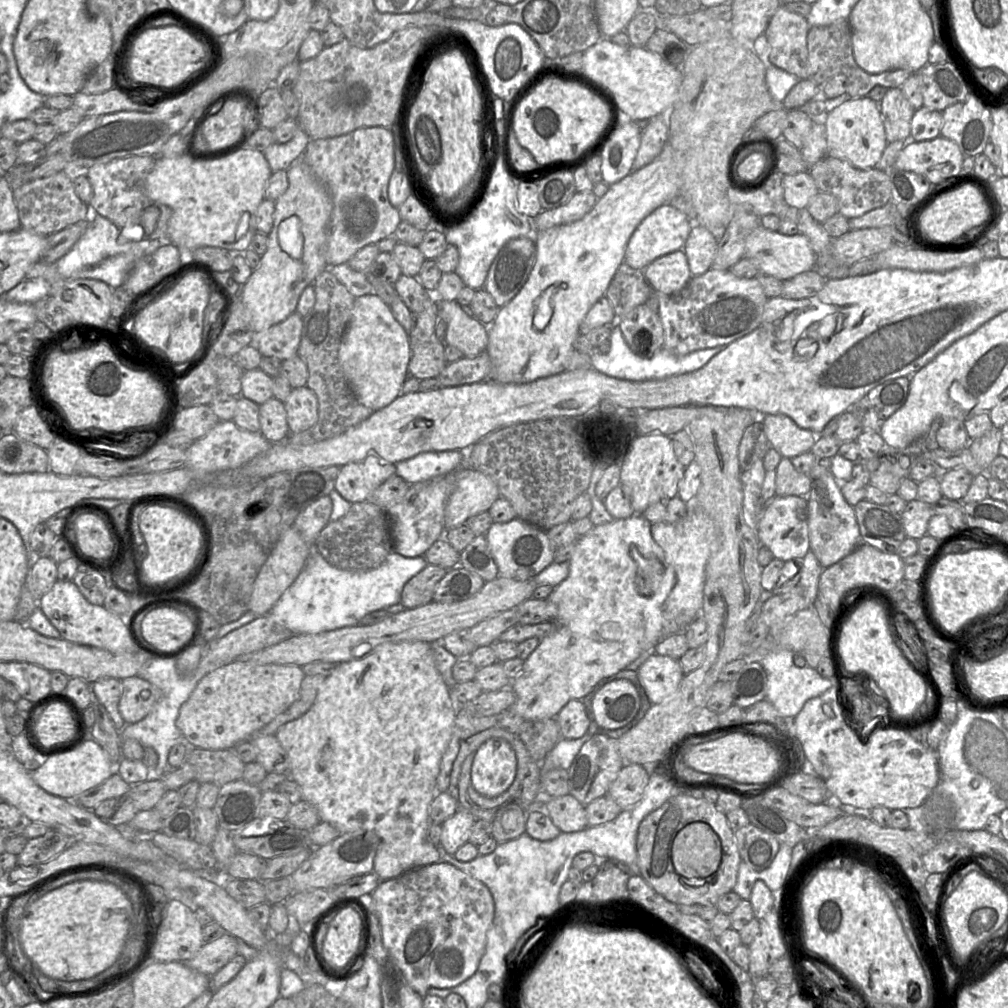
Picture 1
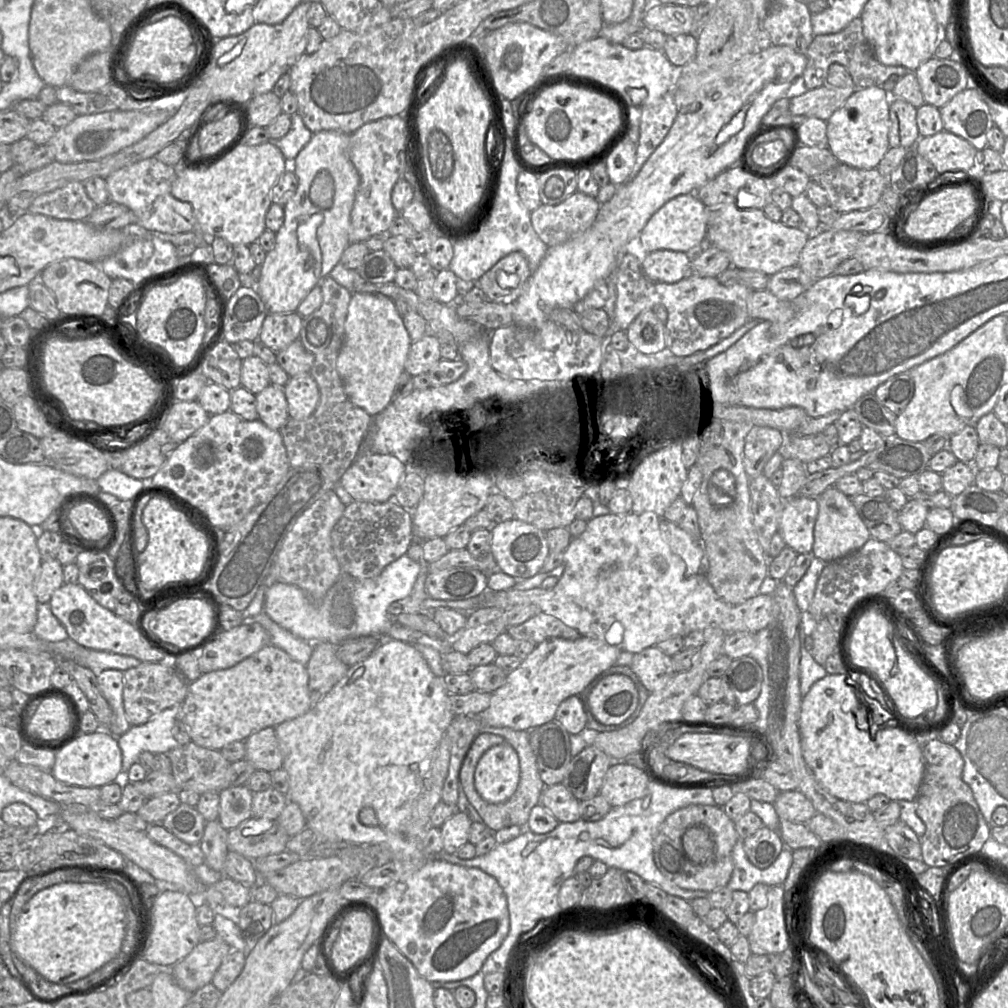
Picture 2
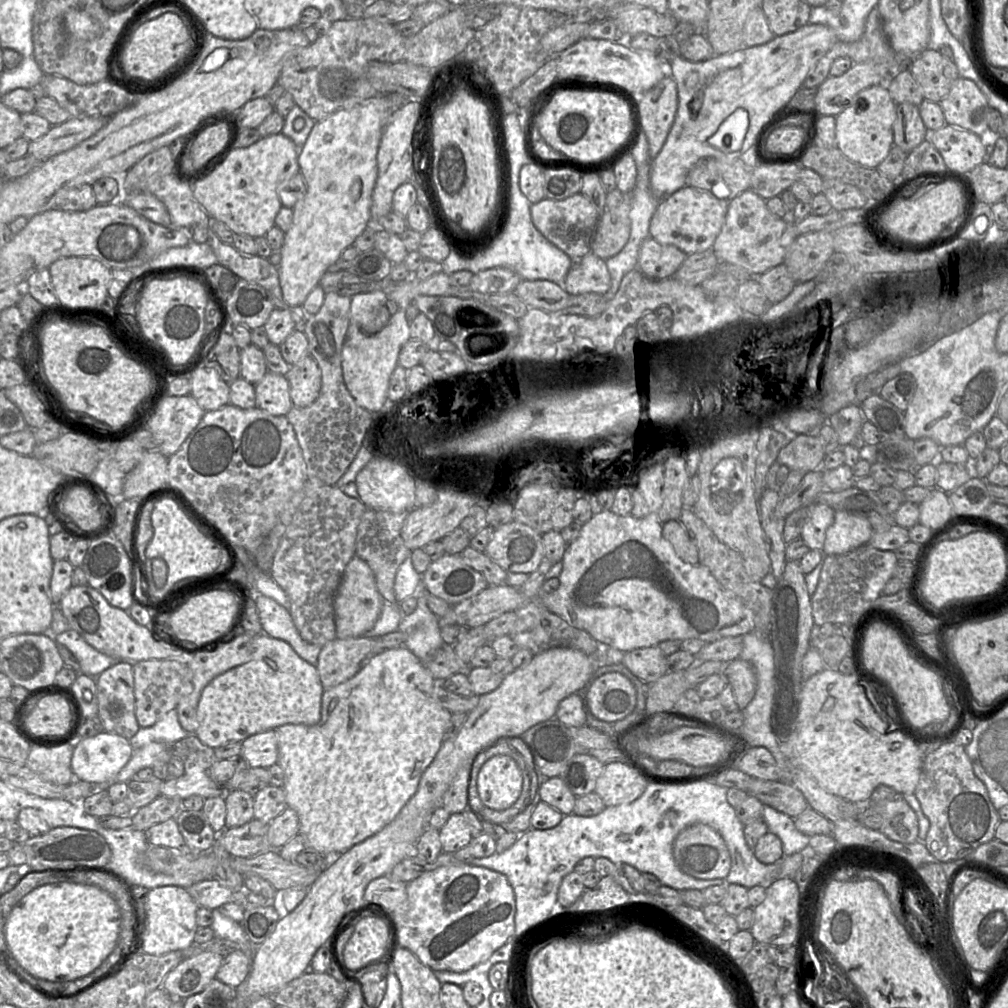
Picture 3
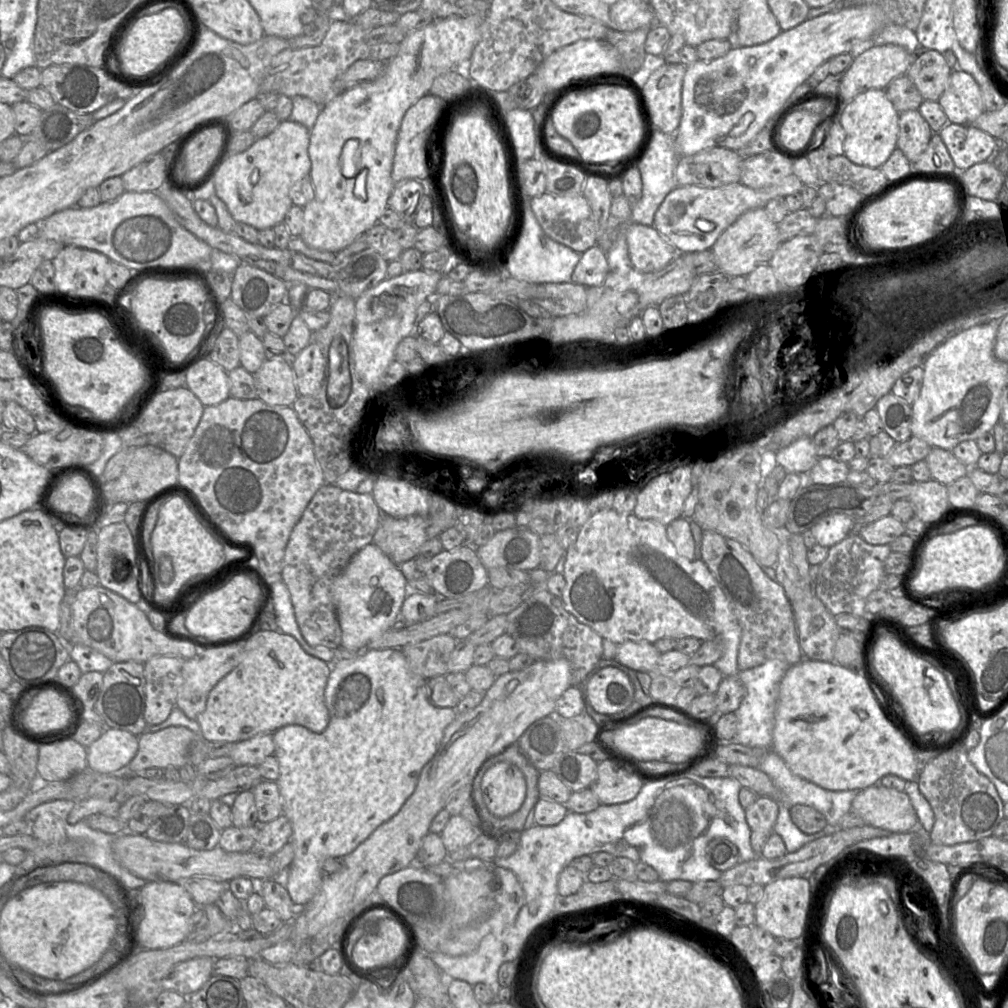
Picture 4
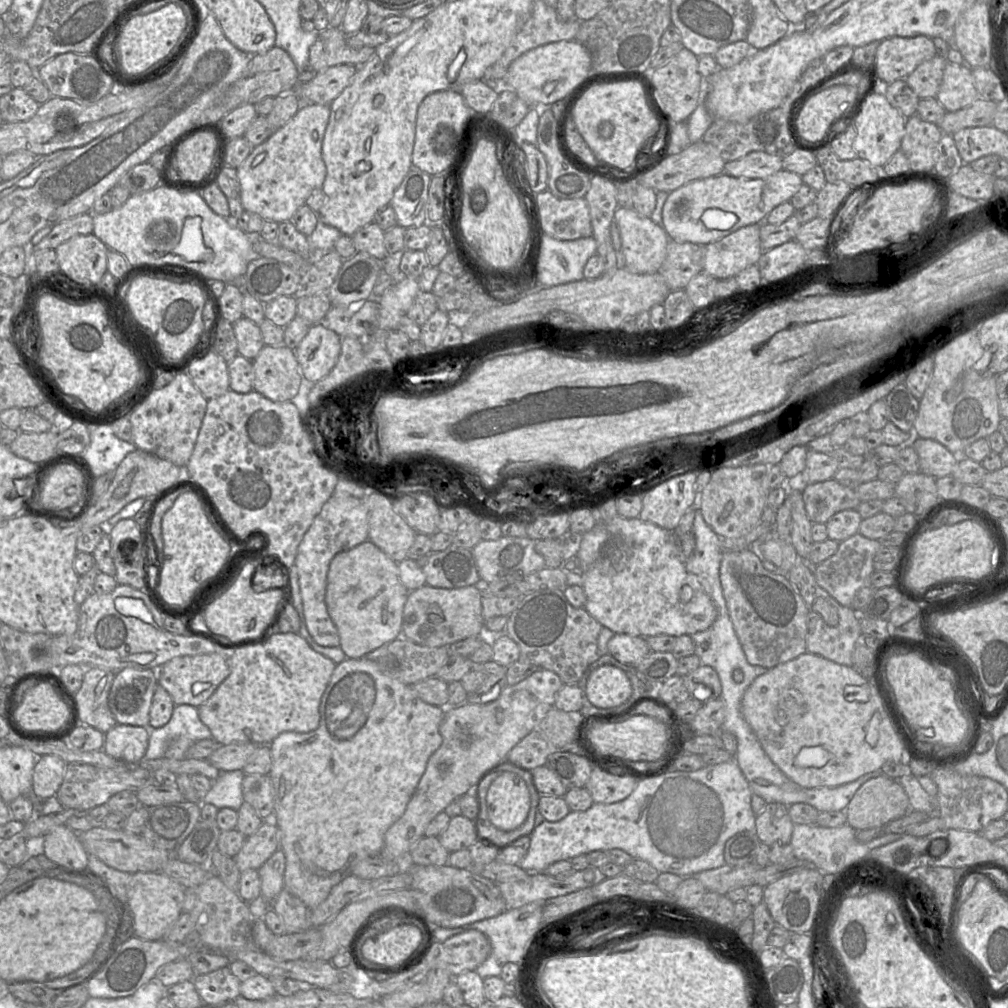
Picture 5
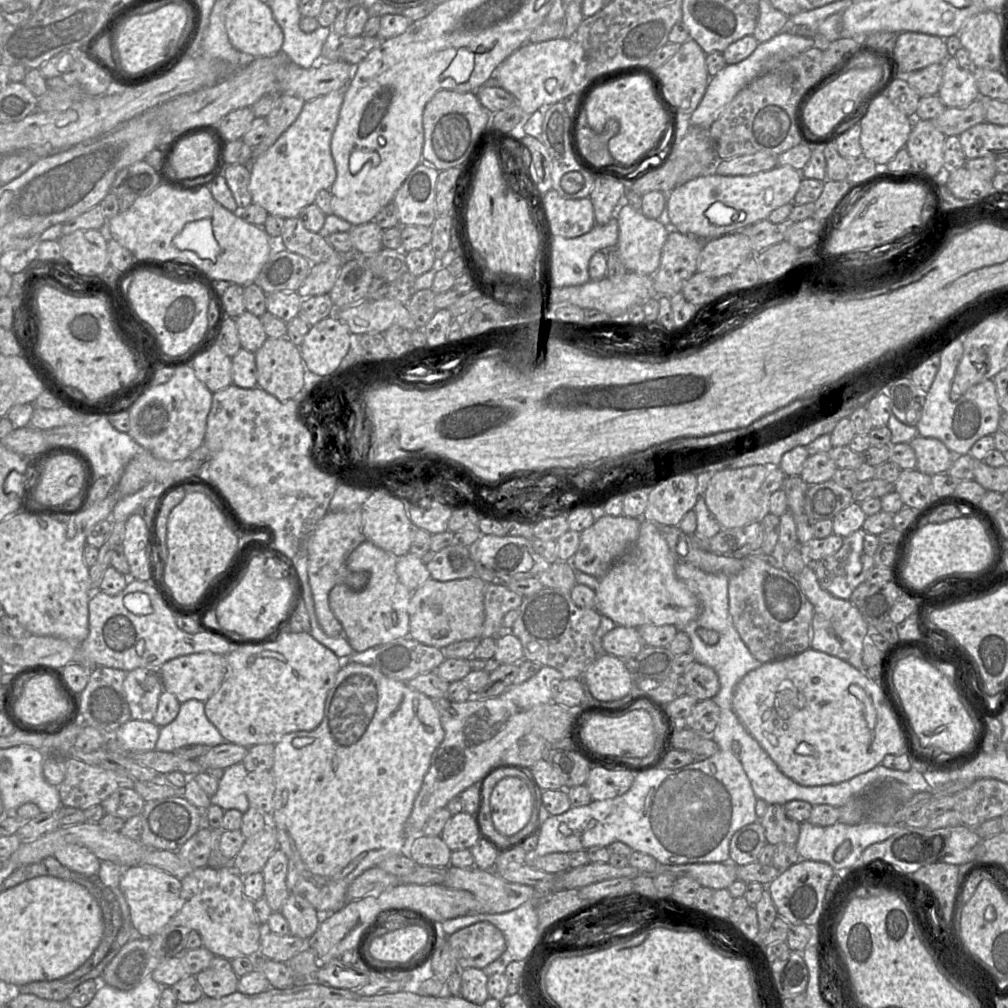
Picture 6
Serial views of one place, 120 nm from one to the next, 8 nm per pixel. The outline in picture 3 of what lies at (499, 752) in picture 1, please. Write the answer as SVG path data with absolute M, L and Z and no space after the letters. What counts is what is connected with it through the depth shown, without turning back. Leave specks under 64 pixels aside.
M495 755L481 767L477 790L483 805L492 811L510 808L519 798L523 777L517 762L508 755Z

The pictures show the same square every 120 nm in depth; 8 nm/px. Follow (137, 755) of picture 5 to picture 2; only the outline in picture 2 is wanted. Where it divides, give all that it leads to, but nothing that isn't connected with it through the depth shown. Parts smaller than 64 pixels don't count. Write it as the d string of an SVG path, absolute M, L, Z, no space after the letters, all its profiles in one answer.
M99 729L92 733L81 733L76 739L58 751L51 773L57 780L69 785L101 788L106 784L119 781L121 767L122 753L117 737L108 730Z

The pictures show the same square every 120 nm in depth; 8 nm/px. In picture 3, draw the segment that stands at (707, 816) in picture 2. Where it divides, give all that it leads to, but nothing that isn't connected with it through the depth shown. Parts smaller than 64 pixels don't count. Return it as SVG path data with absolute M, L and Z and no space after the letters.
M706 824L682 830L675 838L673 855L679 868L697 879L726 878L730 872L731 857L724 839Z

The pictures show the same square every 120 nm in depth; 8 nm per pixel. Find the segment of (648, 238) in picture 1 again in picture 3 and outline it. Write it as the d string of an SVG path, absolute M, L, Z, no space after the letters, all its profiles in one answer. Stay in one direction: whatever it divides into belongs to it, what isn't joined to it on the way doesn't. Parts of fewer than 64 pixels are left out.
M685 185L660 201L650 222L649 236L661 244L676 246L687 255L710 250L725 223L728 202Z

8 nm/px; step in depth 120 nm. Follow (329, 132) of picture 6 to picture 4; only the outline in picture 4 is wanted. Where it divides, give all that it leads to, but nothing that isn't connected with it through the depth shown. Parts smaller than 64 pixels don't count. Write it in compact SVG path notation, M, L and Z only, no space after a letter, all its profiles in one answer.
M288 119L281 121L269 135L257 139L246 151L228 156L215 175L213 186L217 197L225 203L236 222L248 224L259 231L283 222L287 211L293 205L290 199L291 188L310 173L309 140L310 131Z

